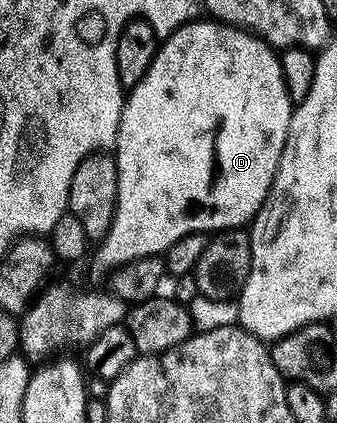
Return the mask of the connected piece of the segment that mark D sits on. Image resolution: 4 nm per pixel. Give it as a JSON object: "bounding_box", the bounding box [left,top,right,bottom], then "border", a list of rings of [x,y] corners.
{"bounding_box":[91,18,294,274],"border":[[[200,18],[176,29],[157,47],[154,62],[150,62],[150,70],[146,70],[146,78],[142,78],[142,82],[138,82],[138,86],[134,86],[127,93],[114,145],[118,166],[116,213],[110,230],[104,235],[104,239],[95,245],[91,253],[93,270],[111,274],[120,265],[129,264],[143,256],[160,256],[167,252],[170,246],[174,246],[178,238],[186,238],[186,234],[195,232],[215,234],[229,228],[243,229],[256,217],[257,210],[264,204],[270,186],[274,182],[274,174],[282,158],[282,146],[286,142],[293,107],[294,101],[288,97],[288,88],[282,78],[279,55],[265,40],[245,29],[234,28],[230,24],[217,22],[211,18]]]}

